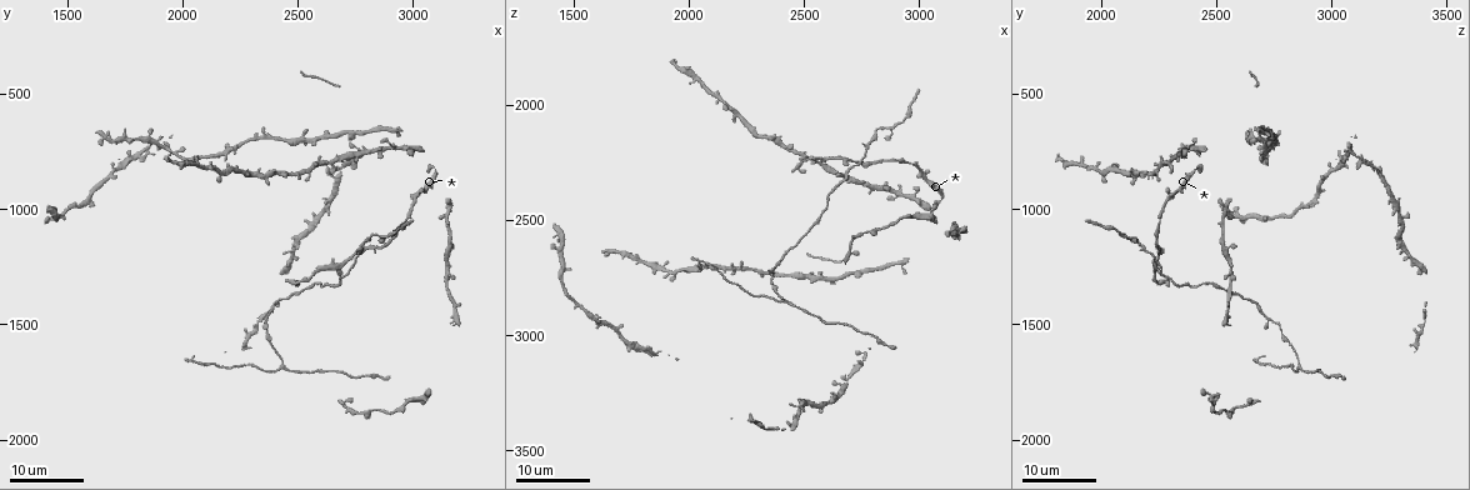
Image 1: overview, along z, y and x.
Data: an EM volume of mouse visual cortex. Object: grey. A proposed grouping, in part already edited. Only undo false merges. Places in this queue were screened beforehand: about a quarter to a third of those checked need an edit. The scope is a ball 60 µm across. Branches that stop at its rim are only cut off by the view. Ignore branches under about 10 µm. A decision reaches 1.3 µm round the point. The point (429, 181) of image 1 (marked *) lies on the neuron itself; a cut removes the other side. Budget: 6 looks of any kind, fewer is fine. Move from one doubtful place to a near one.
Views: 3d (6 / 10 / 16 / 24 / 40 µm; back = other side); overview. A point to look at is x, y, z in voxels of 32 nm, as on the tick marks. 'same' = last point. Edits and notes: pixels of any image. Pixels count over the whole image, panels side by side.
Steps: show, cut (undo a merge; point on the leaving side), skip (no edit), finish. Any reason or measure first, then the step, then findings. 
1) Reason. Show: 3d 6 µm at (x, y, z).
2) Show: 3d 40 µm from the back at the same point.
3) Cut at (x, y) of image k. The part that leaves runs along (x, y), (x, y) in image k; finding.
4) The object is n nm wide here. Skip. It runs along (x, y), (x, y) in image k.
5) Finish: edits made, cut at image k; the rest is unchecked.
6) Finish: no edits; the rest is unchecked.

Four arms meet. Show: 3d 16 µm at (2750, 1220, 2230).

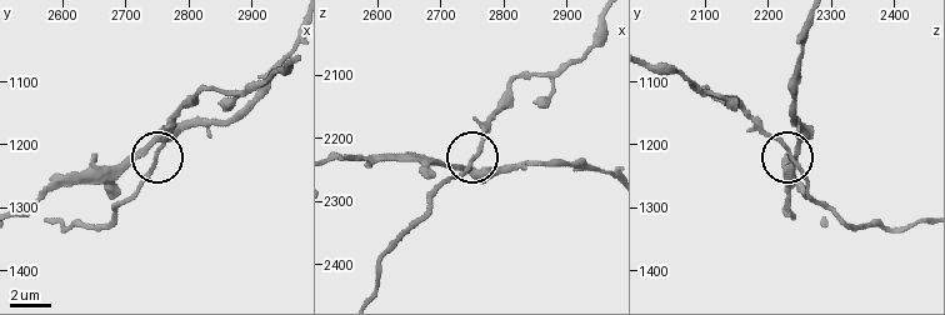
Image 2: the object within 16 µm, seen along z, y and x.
Closer look. Show: 3d 10 µm at (2750, 1215, 2235).

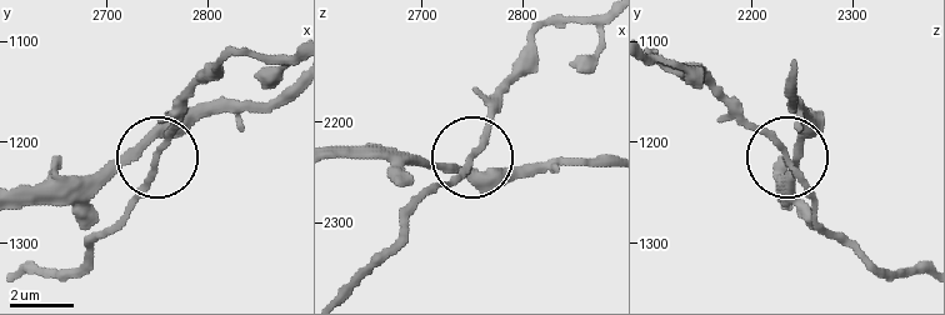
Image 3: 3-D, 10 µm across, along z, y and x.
The object is 210 nm wide here. Skip. All the same neuron.

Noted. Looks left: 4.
Show: 3d 16 µm at (2350, 1500, 2750).

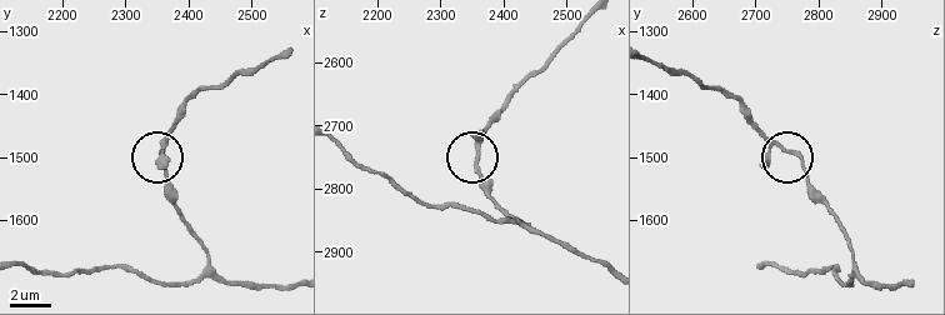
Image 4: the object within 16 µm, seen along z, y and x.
Show: 3d 10 µm at (2360, 1485, 2750).

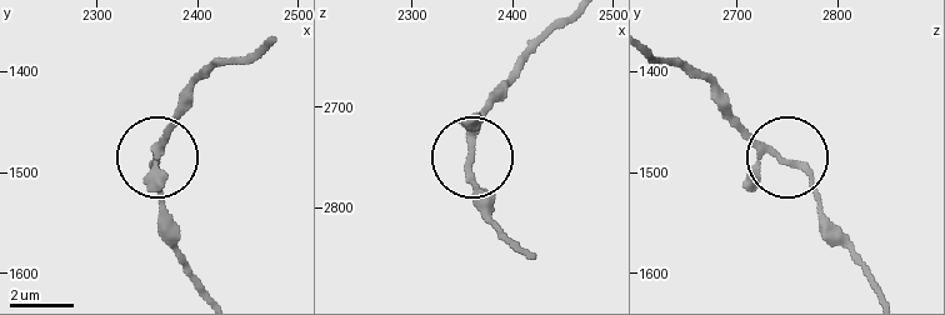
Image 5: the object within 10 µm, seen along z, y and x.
The object is 190 nm wide here. Skip. It runs along (656, 55), (704, 79), (753, 136), (801, 168), (839, 230) in image 5; continuous, no second neuron.

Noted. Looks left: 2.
Branch point. Show: 3d 16 µm at (2440, 1670, 2860).

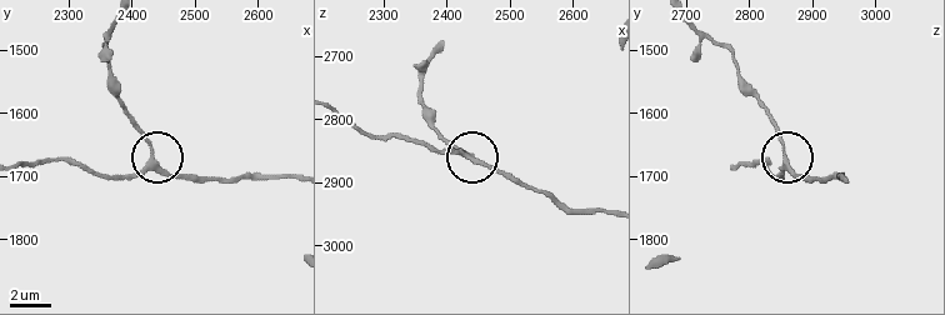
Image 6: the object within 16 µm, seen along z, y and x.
Zoom in. Show: 3d 6 µm at (2425, 1680, 2855).

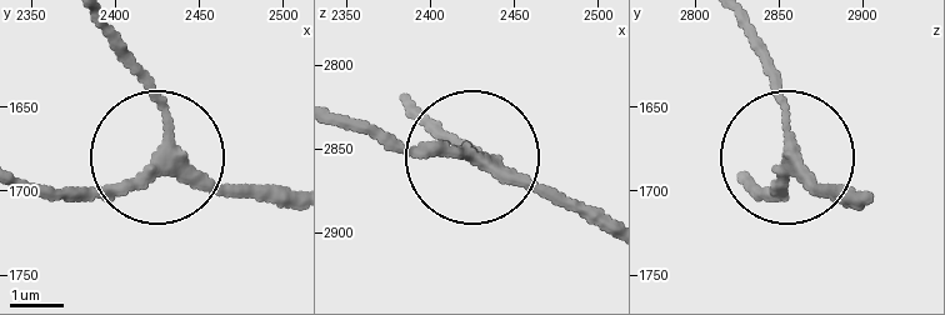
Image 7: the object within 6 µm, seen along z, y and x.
3 arms meet here. Skip. It runs along (738, 23), (781, 103), (781, 184), (755, 184) in image 7; all the same neuron.

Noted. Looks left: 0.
Finish: no edits; the rest is unchecked.

